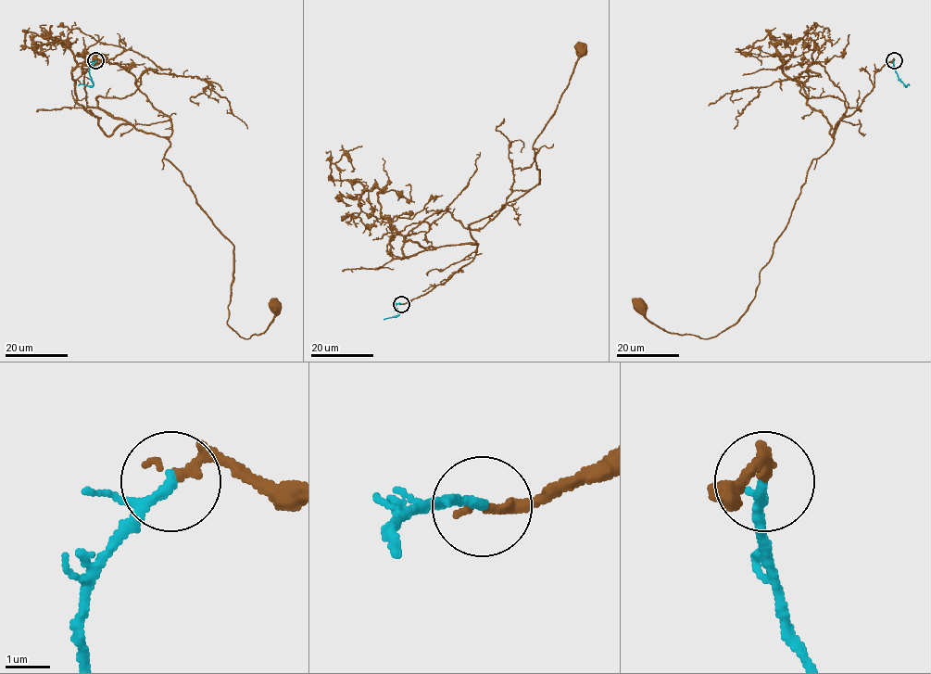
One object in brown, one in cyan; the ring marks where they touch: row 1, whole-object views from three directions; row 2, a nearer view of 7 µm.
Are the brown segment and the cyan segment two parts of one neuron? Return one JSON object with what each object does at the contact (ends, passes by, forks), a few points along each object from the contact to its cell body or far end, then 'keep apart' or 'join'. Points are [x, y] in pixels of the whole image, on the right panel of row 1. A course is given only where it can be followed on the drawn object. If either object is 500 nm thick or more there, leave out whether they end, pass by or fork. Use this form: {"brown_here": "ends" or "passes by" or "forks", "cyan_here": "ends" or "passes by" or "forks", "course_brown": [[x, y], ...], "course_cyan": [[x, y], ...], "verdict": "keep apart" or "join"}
{"brown_here": "ends", "cyan_here": "passes by", "course_brown": [[893, 60], [812, 160], [754, 298], [735, 324], [709, 338], [674, 334], [640, 307]], "course_cyan": [[893, 60], [899, 79], [909, 84]], "verdict": "join"}

